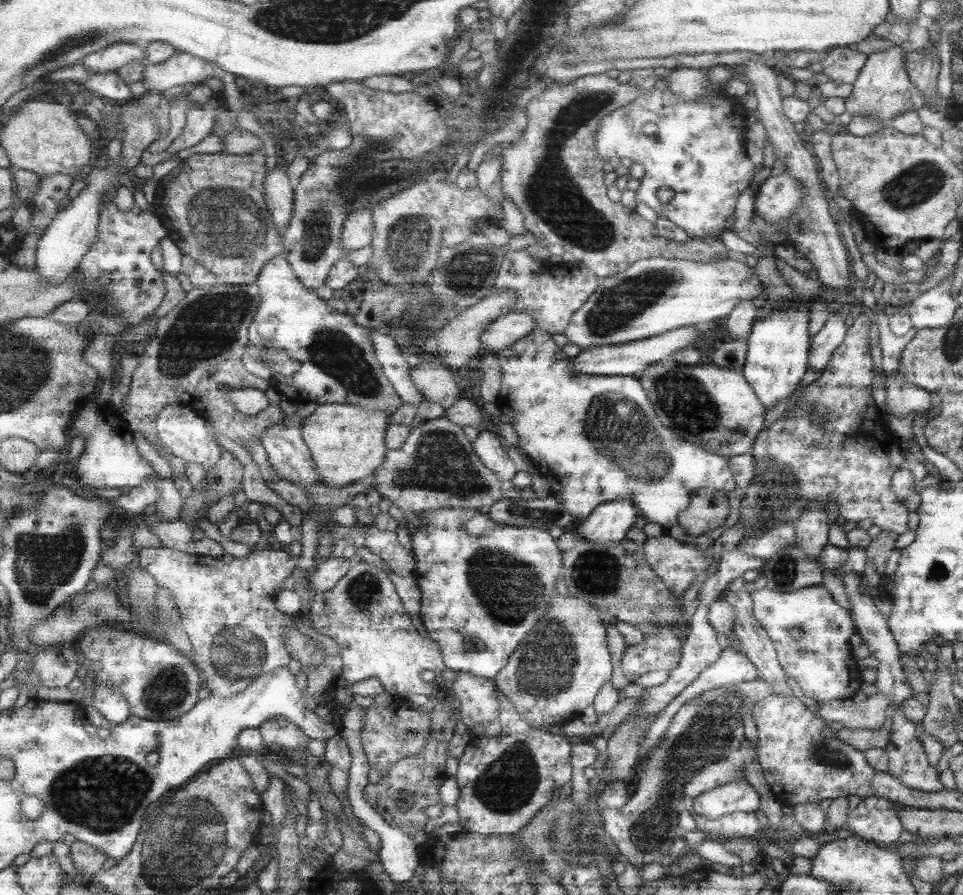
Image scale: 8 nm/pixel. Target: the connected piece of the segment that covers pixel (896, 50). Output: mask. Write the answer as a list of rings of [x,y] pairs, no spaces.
[[[894,45],[882,52],[868,55],[868,59],[852,83],[853,90],[845,98],[845,110],[851,116],[871,116],[881,124],[888,125],[890,120],[903,112],[912,112],[924,108],[925,98],[919,89],[912,84],[904,65],[905,50],[900,45]]]

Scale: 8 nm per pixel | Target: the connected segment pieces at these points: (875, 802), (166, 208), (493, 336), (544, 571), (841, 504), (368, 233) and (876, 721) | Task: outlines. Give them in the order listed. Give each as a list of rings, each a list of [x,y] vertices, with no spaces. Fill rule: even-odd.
[[[868,796],[856,808],[850,809],[846,827],[856,836],[863,836],[886,849],[899,840],[903,828],[893,802],[878,796]]]
[[[264,147],[247,155],[226,152],[192,155],[183,159],[178,168],[160,181],[155,213],[170,228],[169,237],[182,251],[202,262],[222,282],[257,286],[267,265],[286,252],[283,233],[279,232],[267,203],[265,186],[268,173],[268,152]]]
[[[508,313],[488,325],[482,337],[482,352],[494,353],[504,350],[531,334],[536,322],[526,313]]]
[[[443,508],[436,512],[422,512],[418,514],[422,519],[424,527],[414,531],[412,549],[418,560],[416,569],[416,578],[418,579],[420,588],[423,590],[423,607],[421,616],[423,624],[434,640],[438,640],[442,645],[443,655],[445,656],[446,665],[454,671],[469,672],[482,678],[492,680],[499,674],[500,670],[507,666],[510,662],[511,655],[514,654],[516,647],[523,642],[528,636],[530,630],[534,630],[534,626],[539,622],[540,618],[546,610],[548,600],[555,597],[555,584],[561,574],[562,552],[558,548],[557,540],[552,538],[549,531],[536,527],[519,527],[518,525],[501,524],[494,518],[486,516],[486,514],[478,514],[476,510],[468,510],[467,508]]]
[[[866,313],[859,314],[854,324],[847,329],[844,341],[834,350],[832,358],[829,360],[829,365],[819,373],[819,378],[814,382],[805,386],[804,393],[802,394],[800,401],[796,404],[789,404],[788,411],[784,413],[778,420],[775,420],[770,426],[763,427],[763,429],[757,434],[755,441],[752,443],[751,455],[753,456],[754,463],[754,478],[753,481],[746,487],[743,497],[739,504],[739,522],[743,524],[743,536],[751,536],[753,532],[763,532],[773,526],[778,526],[779,523],[793,522],[805,511],[805,508],[811,502],[821,502],[826,504],[826,511],[829,508],[828,504],[837,504],[837,511],[842,518],[845,518],[848,522],[858,523],[864,518],[870,518],[874,526],[878,526],[881,530],[889,530],[896,532],[896,534],[902,534],[908,530],[908,513],[909,510],[899,501],[897,494],[891,489],[891,482],[894,473],[898,470],[905,468],[905,449],[901,444],[898,444],[896,436],[888,430],[886,422],[883,419],[883,411],[877,407],[872,397],[872,380],[874,380],[874,373],[872,372],[872,357],[870,357],[869,348],[869,330],[871,326],[871,320],[866,316]]]
[[[360,209],[352,212],[349,221],[345,224],[343,245],[348,252],[371,246],[375,239],[375,230],[374,209]]]
[[[878,690],[878,694],[858,703],[846,699],[843,701],[817,702],[820,708],[819,715],[825,722],[840,722],[848,730],[878,730],[883,728],[886,720],[886,709],[889,700]]]

